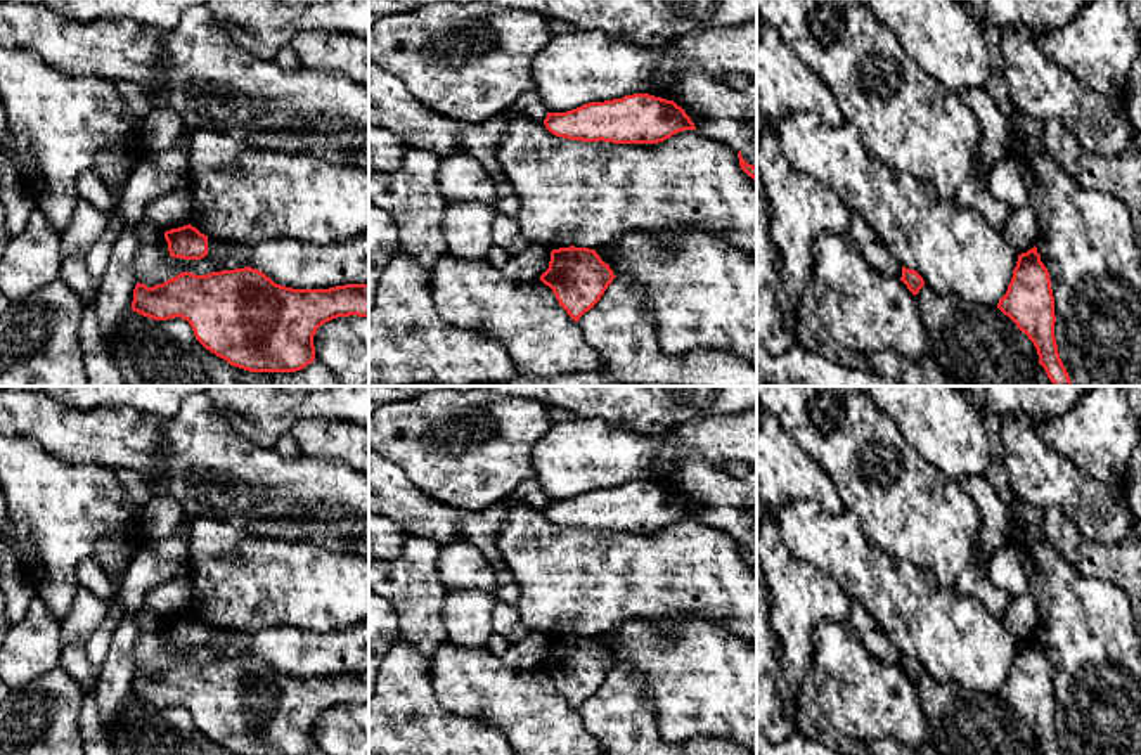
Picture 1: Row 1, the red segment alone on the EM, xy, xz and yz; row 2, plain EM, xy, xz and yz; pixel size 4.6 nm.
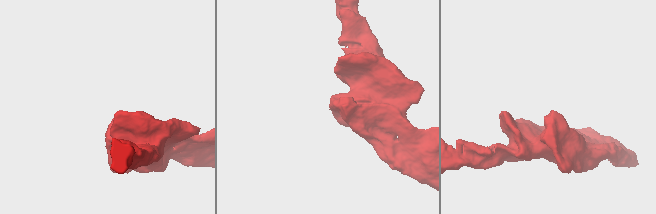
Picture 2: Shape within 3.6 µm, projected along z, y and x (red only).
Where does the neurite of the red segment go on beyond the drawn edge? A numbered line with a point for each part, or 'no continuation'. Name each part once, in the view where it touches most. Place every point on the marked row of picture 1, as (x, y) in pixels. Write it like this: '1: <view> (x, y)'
no continuation

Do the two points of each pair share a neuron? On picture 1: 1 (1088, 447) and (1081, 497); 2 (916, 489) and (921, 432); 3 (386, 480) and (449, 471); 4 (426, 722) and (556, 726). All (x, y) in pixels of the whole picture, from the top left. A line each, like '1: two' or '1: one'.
1: two
2: two
3: two
4: two

